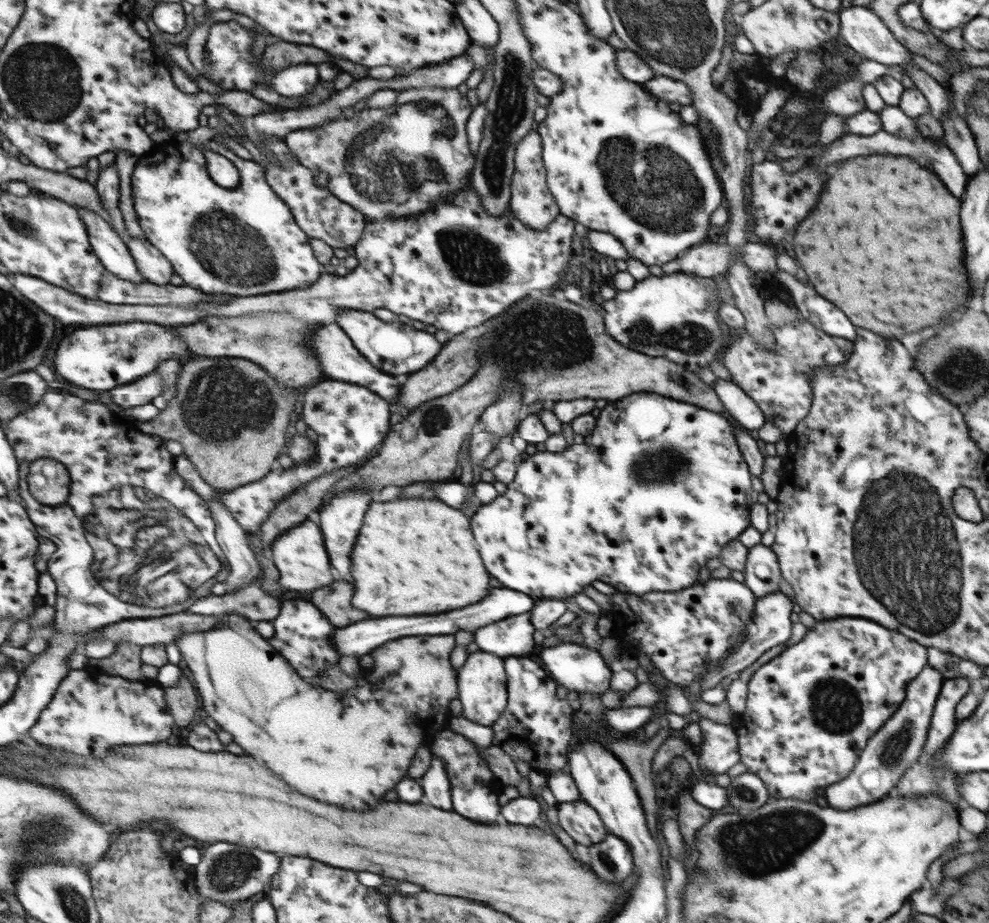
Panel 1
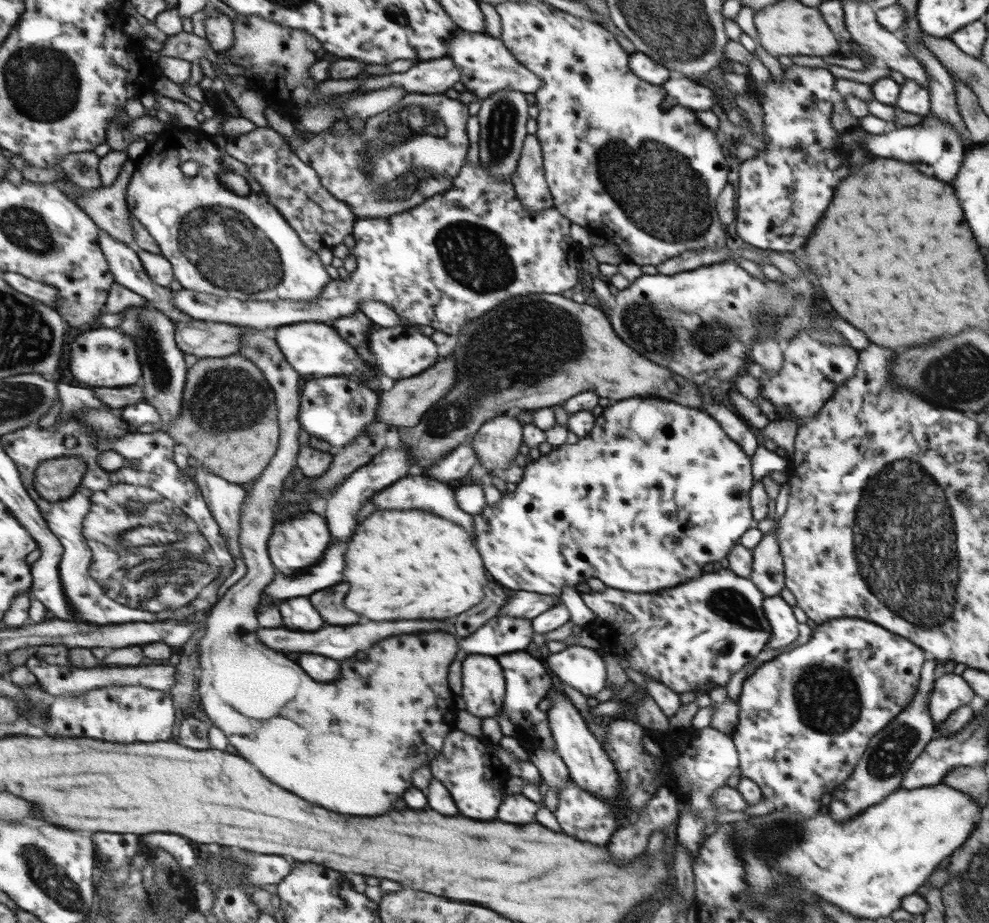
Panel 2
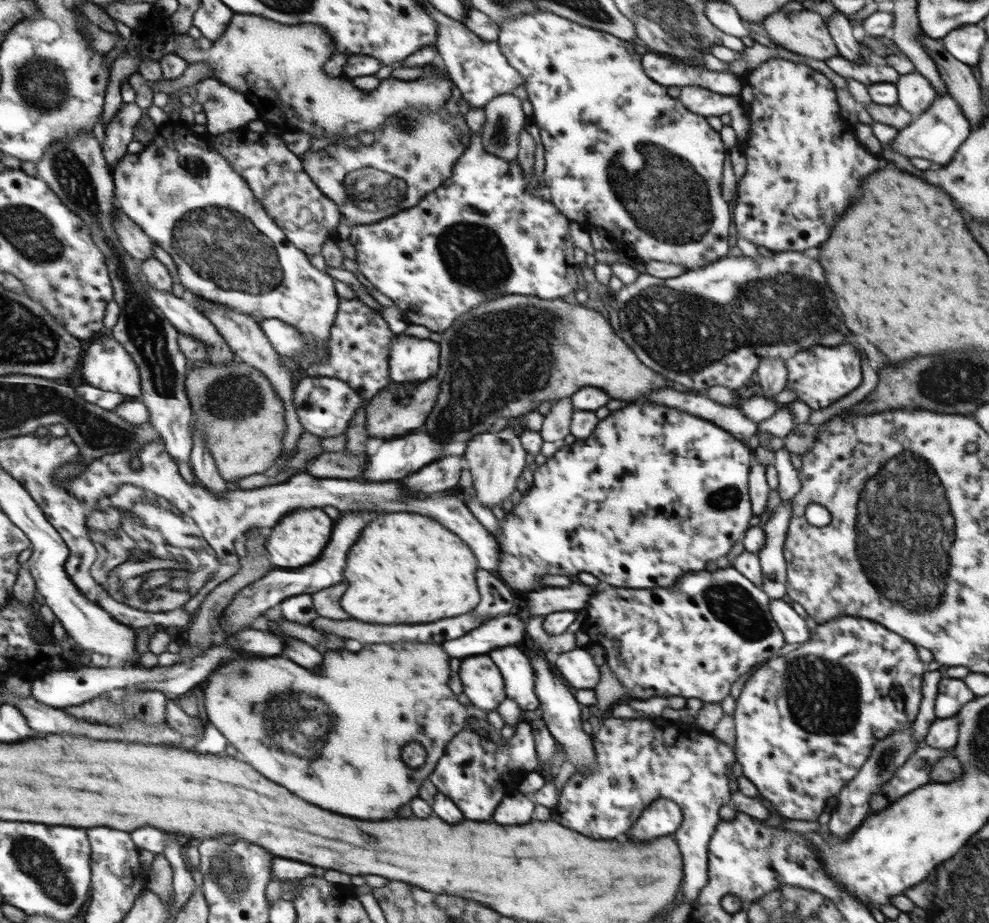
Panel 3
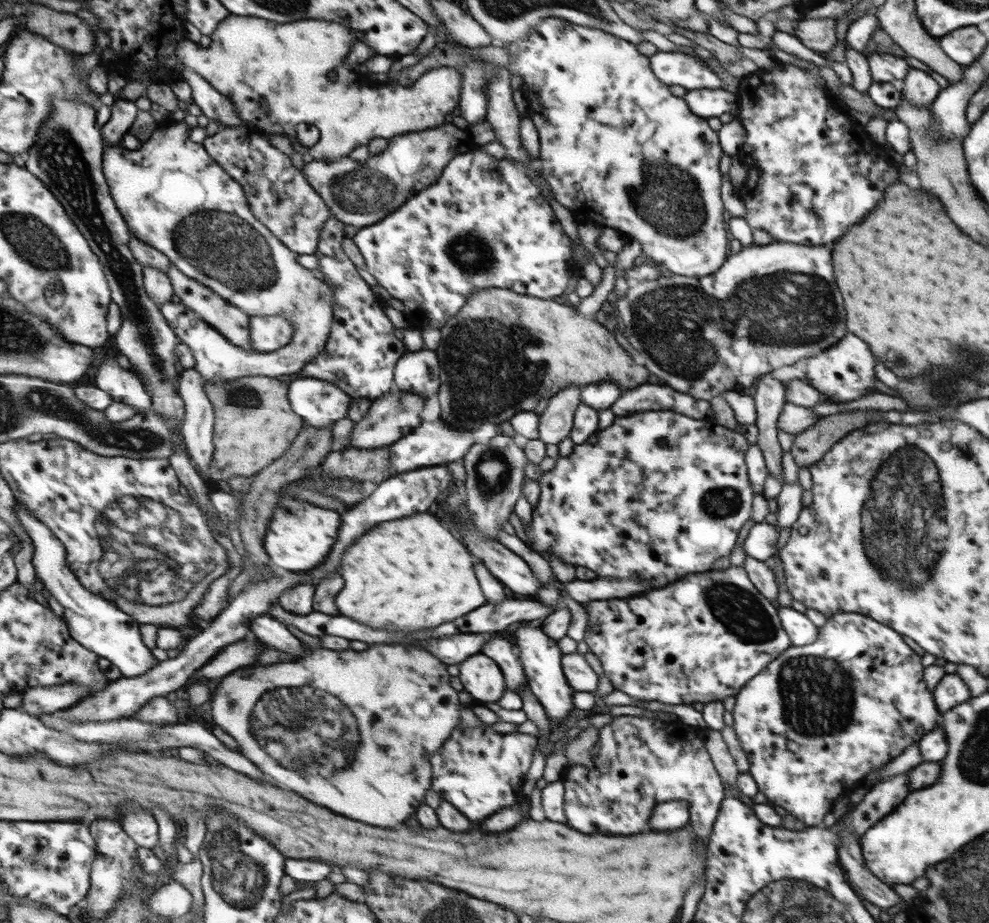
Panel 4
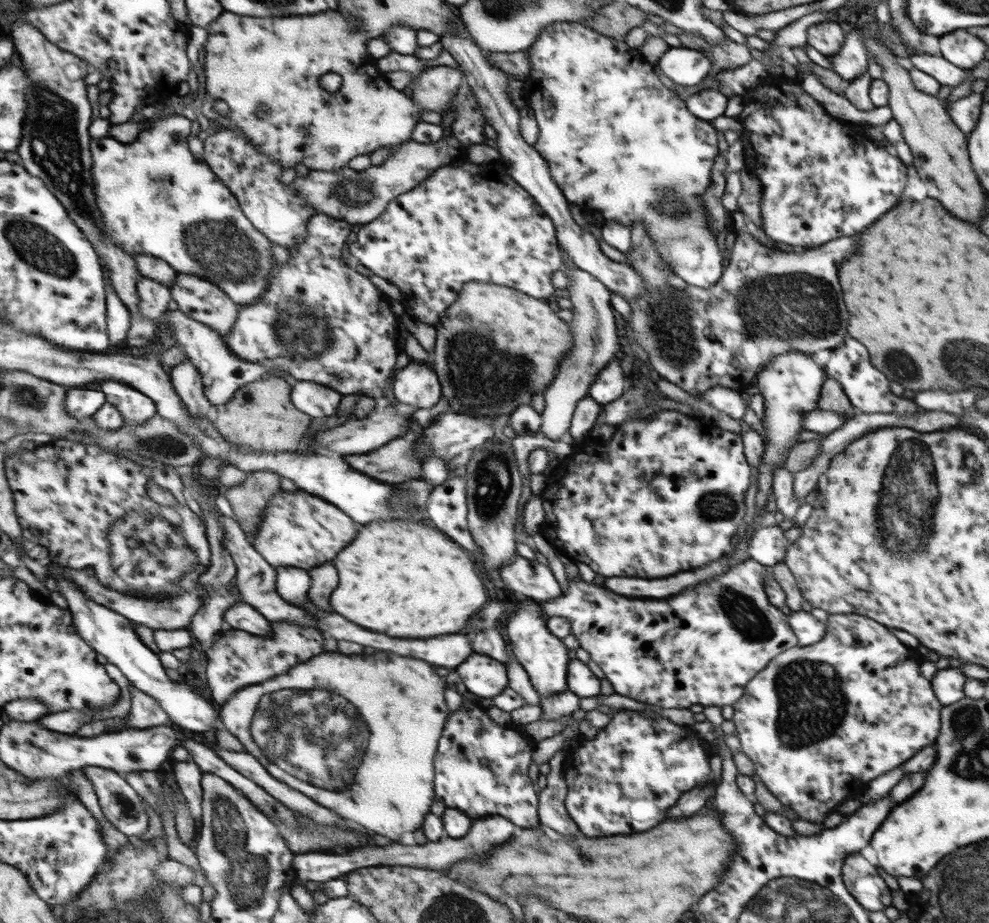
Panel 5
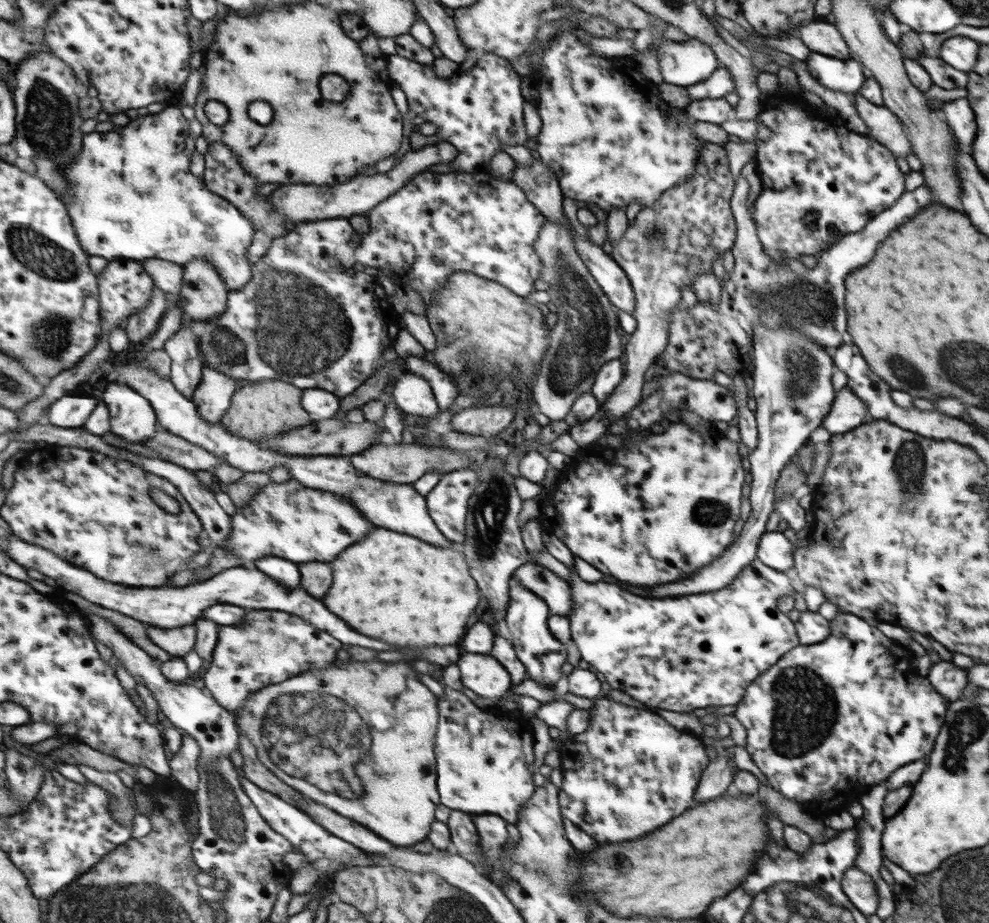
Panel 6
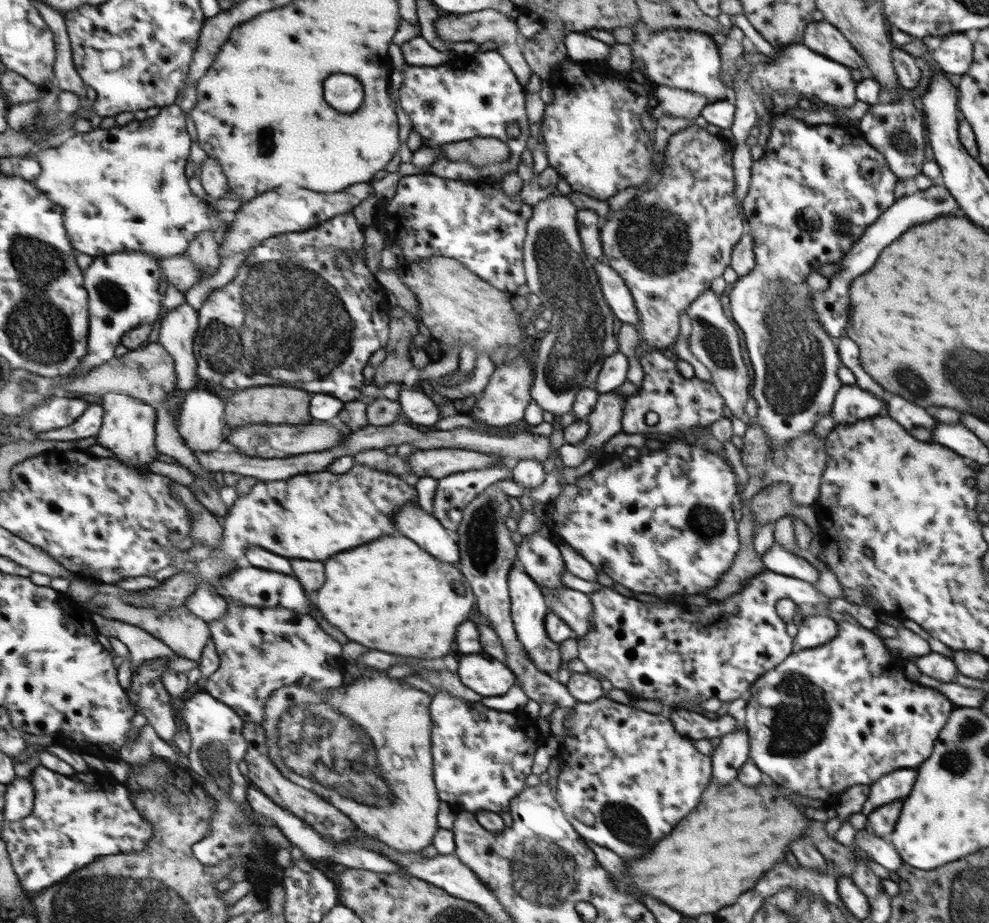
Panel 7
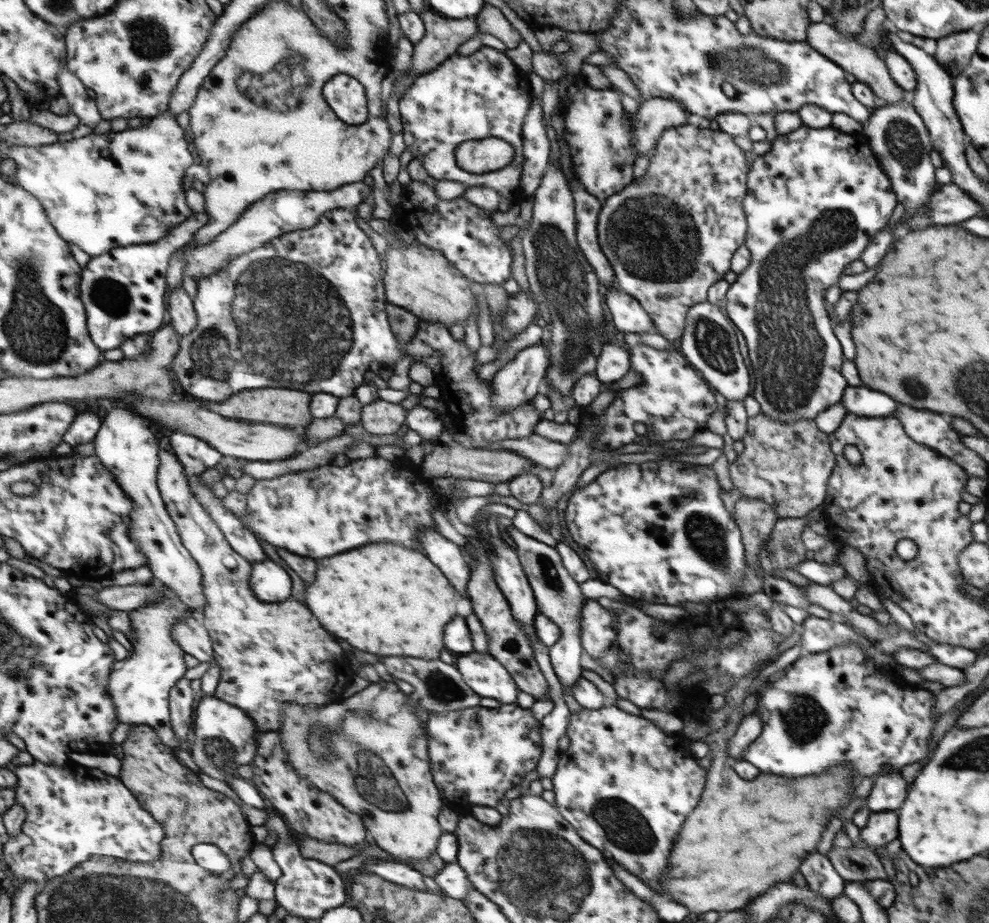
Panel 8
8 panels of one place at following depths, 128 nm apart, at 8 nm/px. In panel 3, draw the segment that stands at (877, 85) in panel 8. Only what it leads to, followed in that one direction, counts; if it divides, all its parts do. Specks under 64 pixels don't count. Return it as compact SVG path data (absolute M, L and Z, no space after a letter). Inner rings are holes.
M807 9L785 13L777 10L771 15L767 15L760 21L765 32L768 34L767 38L775 45L795 53L800 56L807 56L807 58L814 58L817 60L831 59L837 54L835 50L835 41L832 35L828 32L827 20Z

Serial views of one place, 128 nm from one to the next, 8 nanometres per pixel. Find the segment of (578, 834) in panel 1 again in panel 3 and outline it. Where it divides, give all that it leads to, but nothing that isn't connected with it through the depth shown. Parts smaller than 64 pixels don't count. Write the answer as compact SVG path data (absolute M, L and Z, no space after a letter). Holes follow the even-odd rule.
M606 714L603 718L602 724L595 730L593 733L593 747L595 749L595 764L590 773L574 773L569 776L568 780L563 784L560 792L558 793L558 801L557 805L554 809L554 818L559 822L560 825L563 825L564 828L572 829L573 832L579 832L583 834L583 836L589 836L591 840L599 840L599 838L603 838L603 840L609 840L609 838L615 838L615 836L619 836L619 834L625 834L627 830L631 830L633 824L636 823L637 817L641 815L641 812L644 811L644 808L655 800L656 798L669 798L671 802L674 802L679 806L680 812L682 814L683 823L678 827L677 836L679 836L679 846L681 846L681 856L685 856L683 860L685 860L685 888L681 888L683 890L683 900L688 900L691 904L699 895L699 891L701 888L705 886L707 883L706 876L706 866L707 866L707 844L709 843L709 839L711 839L711 835L715 831L715 826L717 822L720 820L719 817L719 808L723 805L729 804L728 800L730 799L730 794L728 790L728 774L731 772L731 766L735 762L735 756L733 753L733 748L730 748L730 745L722 744L719 740L714 738L711 734L709 736L705 736L705 734L699 734L695 728L689 732L685 732L685 730L681 730L681 728L677 728L677 726L667 726L664 729L657 728L655 724L652 723L651 719L621 719L614 718Z

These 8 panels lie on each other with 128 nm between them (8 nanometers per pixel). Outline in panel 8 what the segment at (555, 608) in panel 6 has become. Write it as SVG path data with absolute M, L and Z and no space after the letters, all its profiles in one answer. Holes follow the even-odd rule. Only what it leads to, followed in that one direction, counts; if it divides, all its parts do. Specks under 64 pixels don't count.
M584 598L579 619L581 648L593 660L600 660L616 642L616 614L601 607L597 601Z

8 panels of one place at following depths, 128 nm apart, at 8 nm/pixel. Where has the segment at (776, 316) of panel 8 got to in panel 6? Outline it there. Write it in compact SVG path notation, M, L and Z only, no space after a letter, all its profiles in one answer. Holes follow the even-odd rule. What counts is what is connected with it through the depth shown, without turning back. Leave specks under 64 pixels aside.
M779 104L775 108L762 108L762 111L756 116L758 129L756 135L757 144L755 163L756 172L760 180L759 194L753 202L753 218L752 220L757 224L757 235L759 242L763 245L764 253L771 259L777 261L777 264L787 265L789 258L799 260L799 256L803 254L811 254L817 257L821 252L827 250L836 242L841 236L851 234L851 232L859 232L869 220L873 219L875 214L880 214L881 210L889 208L893 202L900 198L903 192L903 174L899 172L893 156L886 145L881 144L869 138L863 138L863 135L857 134L843 128L845 121L838 115L837 118L831 120L819 120L819 118L811 118L809 114L801 112L795 106L789 104ZM757 323L753 326L754 347L751 351L753 398L756 403L756 431L759 433L754 450L746 452L751 476L750 515L743 523L737 538L723 555L718 556L707 567L696 571L689 580L663 584L651 588L651 596L681 596L681 594L699 594L715 591L727 586L752 560L756 559L756 548L765 533L765 522L769 514L775 511L775 488L780 473L789 464L809 434L815 430L828 415L833 401L831 388L831 358L823 346L817 345L807 334L801 333L791 325L777 325L777 328Z

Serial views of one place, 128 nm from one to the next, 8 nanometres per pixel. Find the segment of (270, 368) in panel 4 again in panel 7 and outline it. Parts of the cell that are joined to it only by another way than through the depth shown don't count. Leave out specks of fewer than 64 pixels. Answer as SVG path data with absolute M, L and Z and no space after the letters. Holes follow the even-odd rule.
M178 102L163 107L155 117L132 120L126 125L109 130L99 128L75 134L59 147L36 151L42 173L34 180L55 204L64 208L64 225L76 250L96 258L127 251L147 251L161 258L183 255L192 240L205 231L211 231L222 243L228 226L219 211L209 210L203 199L192 192L185 168L191 156L190 119ZM201 385L185 396L178 429L194 452L215 452L223 447L227 400L219 398L210 386Z

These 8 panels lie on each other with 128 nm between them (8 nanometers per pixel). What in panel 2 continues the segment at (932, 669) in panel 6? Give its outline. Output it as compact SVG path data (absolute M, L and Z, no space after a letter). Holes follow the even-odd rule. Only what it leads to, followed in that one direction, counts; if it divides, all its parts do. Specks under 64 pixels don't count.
M948 669L935 681L929 698L929 711L935 730L941 730L941 724L955 708L964 707L971 698L973 698L972 687L961 678L961 675L955 676Z

